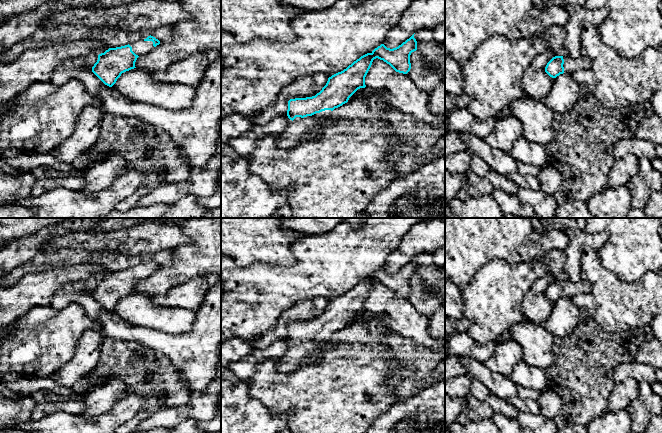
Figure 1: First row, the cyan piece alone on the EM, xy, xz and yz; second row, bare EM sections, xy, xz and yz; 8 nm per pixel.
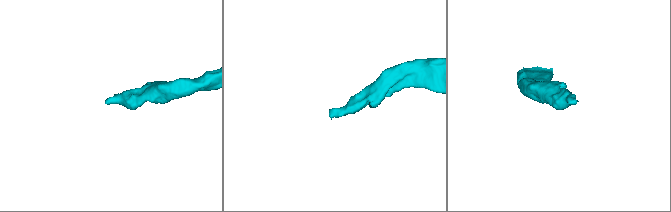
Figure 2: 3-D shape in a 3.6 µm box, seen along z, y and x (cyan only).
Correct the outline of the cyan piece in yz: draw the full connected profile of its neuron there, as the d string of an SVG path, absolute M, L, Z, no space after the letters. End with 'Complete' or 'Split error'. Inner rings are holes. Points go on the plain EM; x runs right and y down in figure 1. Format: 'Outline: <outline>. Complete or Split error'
Outline: M555 280L546 289L545 296L552 302L560 298L572 298L577 294L590 293L591 284L584 281L571 282L569 280Z. Split error

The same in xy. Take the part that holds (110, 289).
Outline: M153 260L141 261L121 271L109 272L98 279L92 296L107 310L112 311L122 297L136 292L139 280L149 277L160 265Z. Split error

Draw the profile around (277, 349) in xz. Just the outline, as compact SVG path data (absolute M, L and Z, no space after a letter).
M285 339L274 341L270 346L264 349L253 348L252 356L262 361L265 359L278 359L284 356L289 349L294 348L292 344Z

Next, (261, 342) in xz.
M319 297L313 300L302 300L292 308L283 312L278 318L277 326L270 332L264 333L250 344L253 348L264 349L274 341L285 339L288 334L288 325L295 322L306 322L319 317L328 305L328 300Z

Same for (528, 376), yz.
M523 360L516 363L510 378L515 384L526 388L543 391L547 388L547 377L545 370L528 365Z

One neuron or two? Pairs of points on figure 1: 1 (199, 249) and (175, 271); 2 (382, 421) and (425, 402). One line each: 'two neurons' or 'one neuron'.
1: one neuron
2: one neuron

